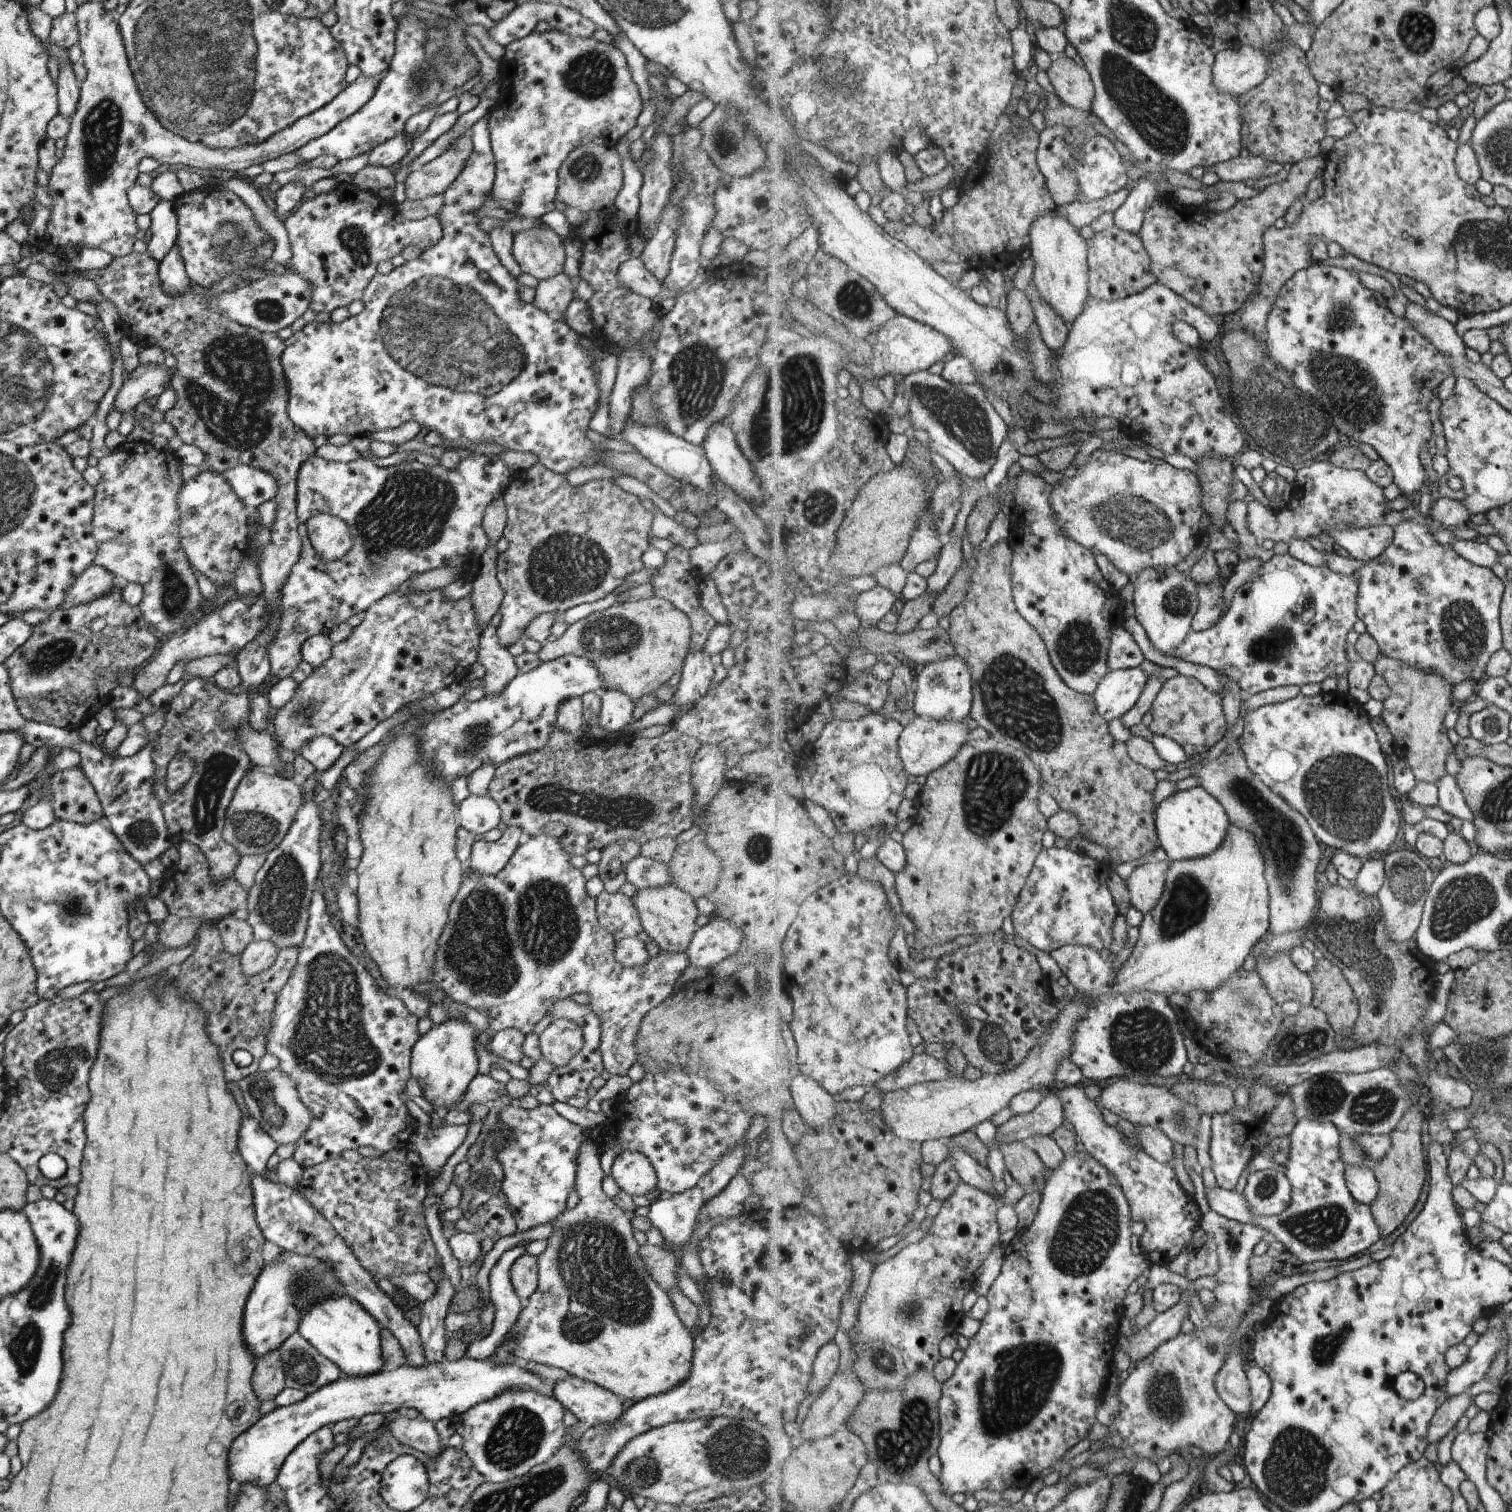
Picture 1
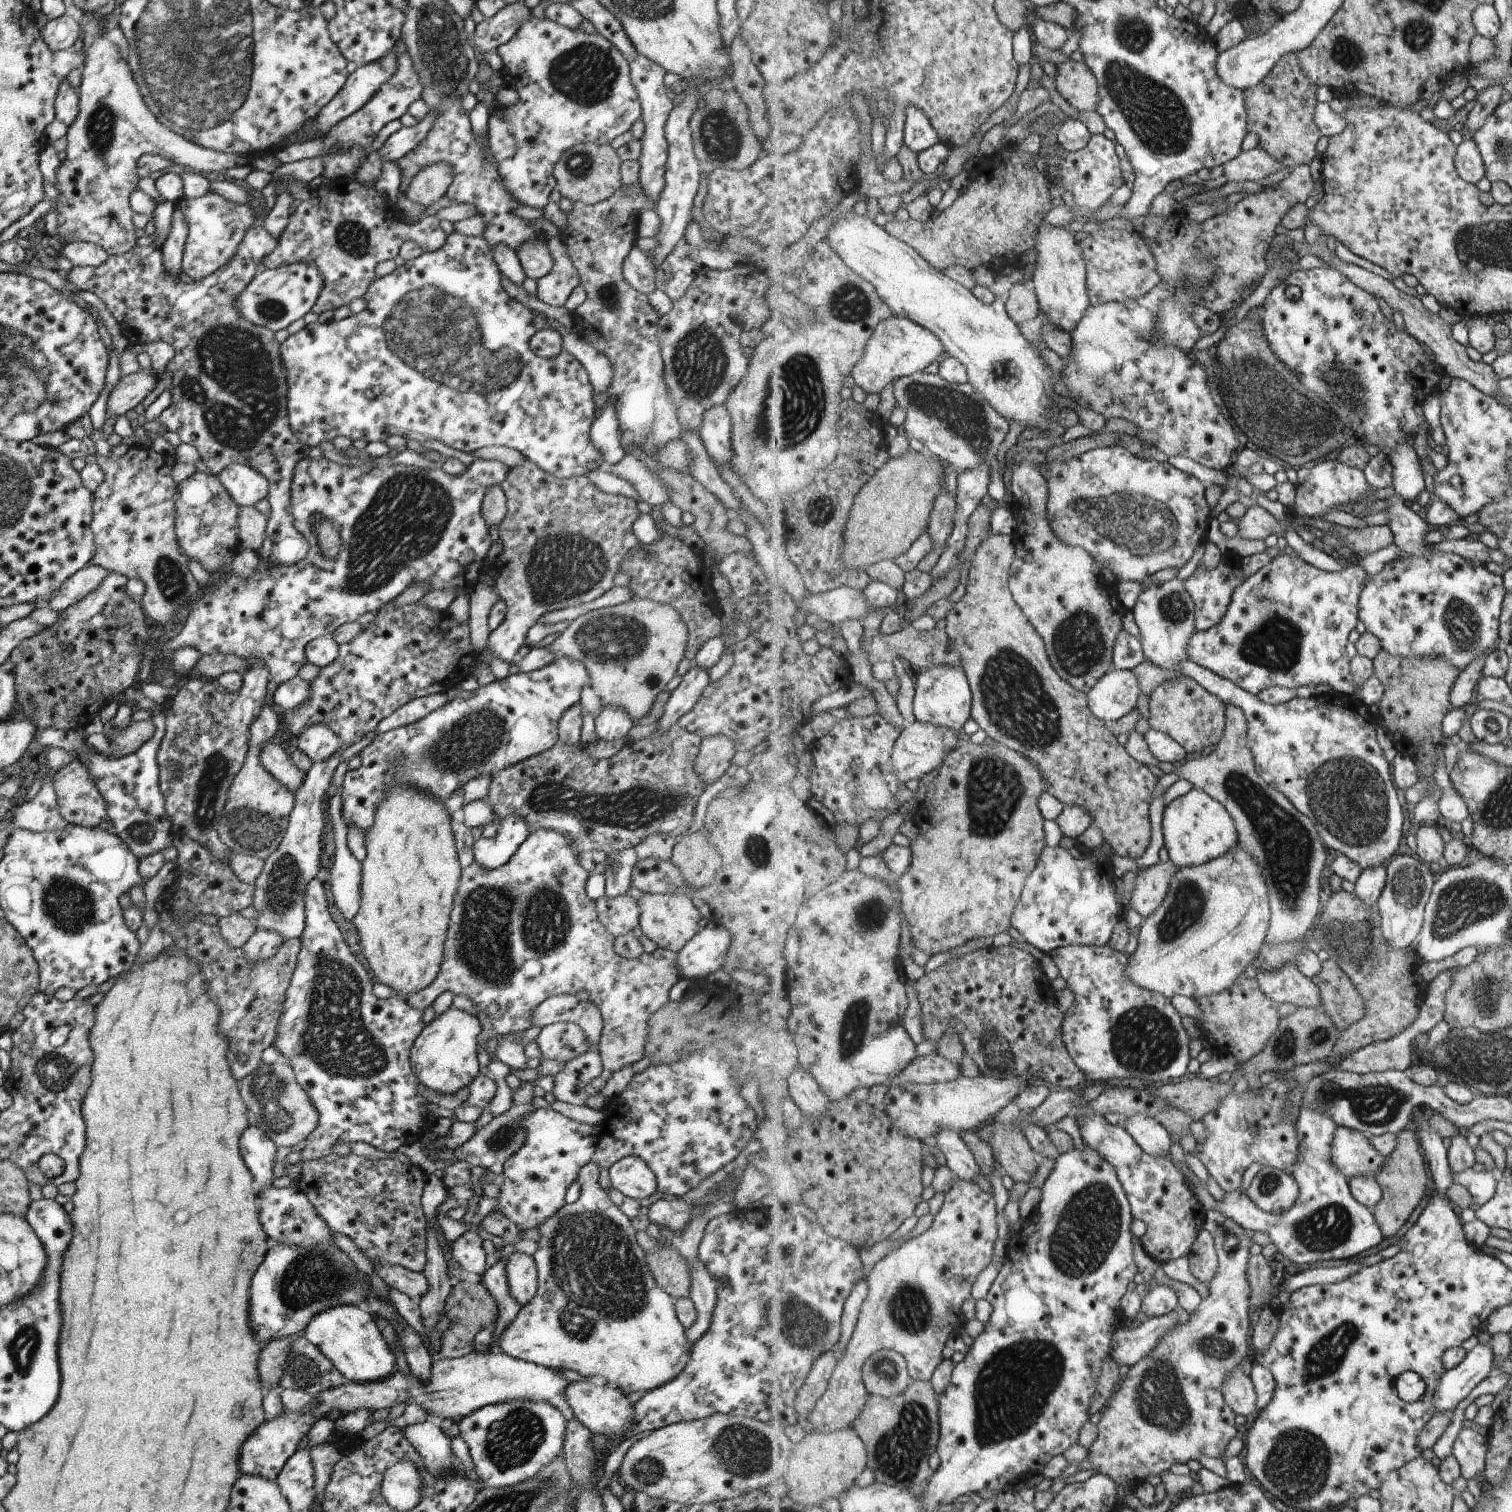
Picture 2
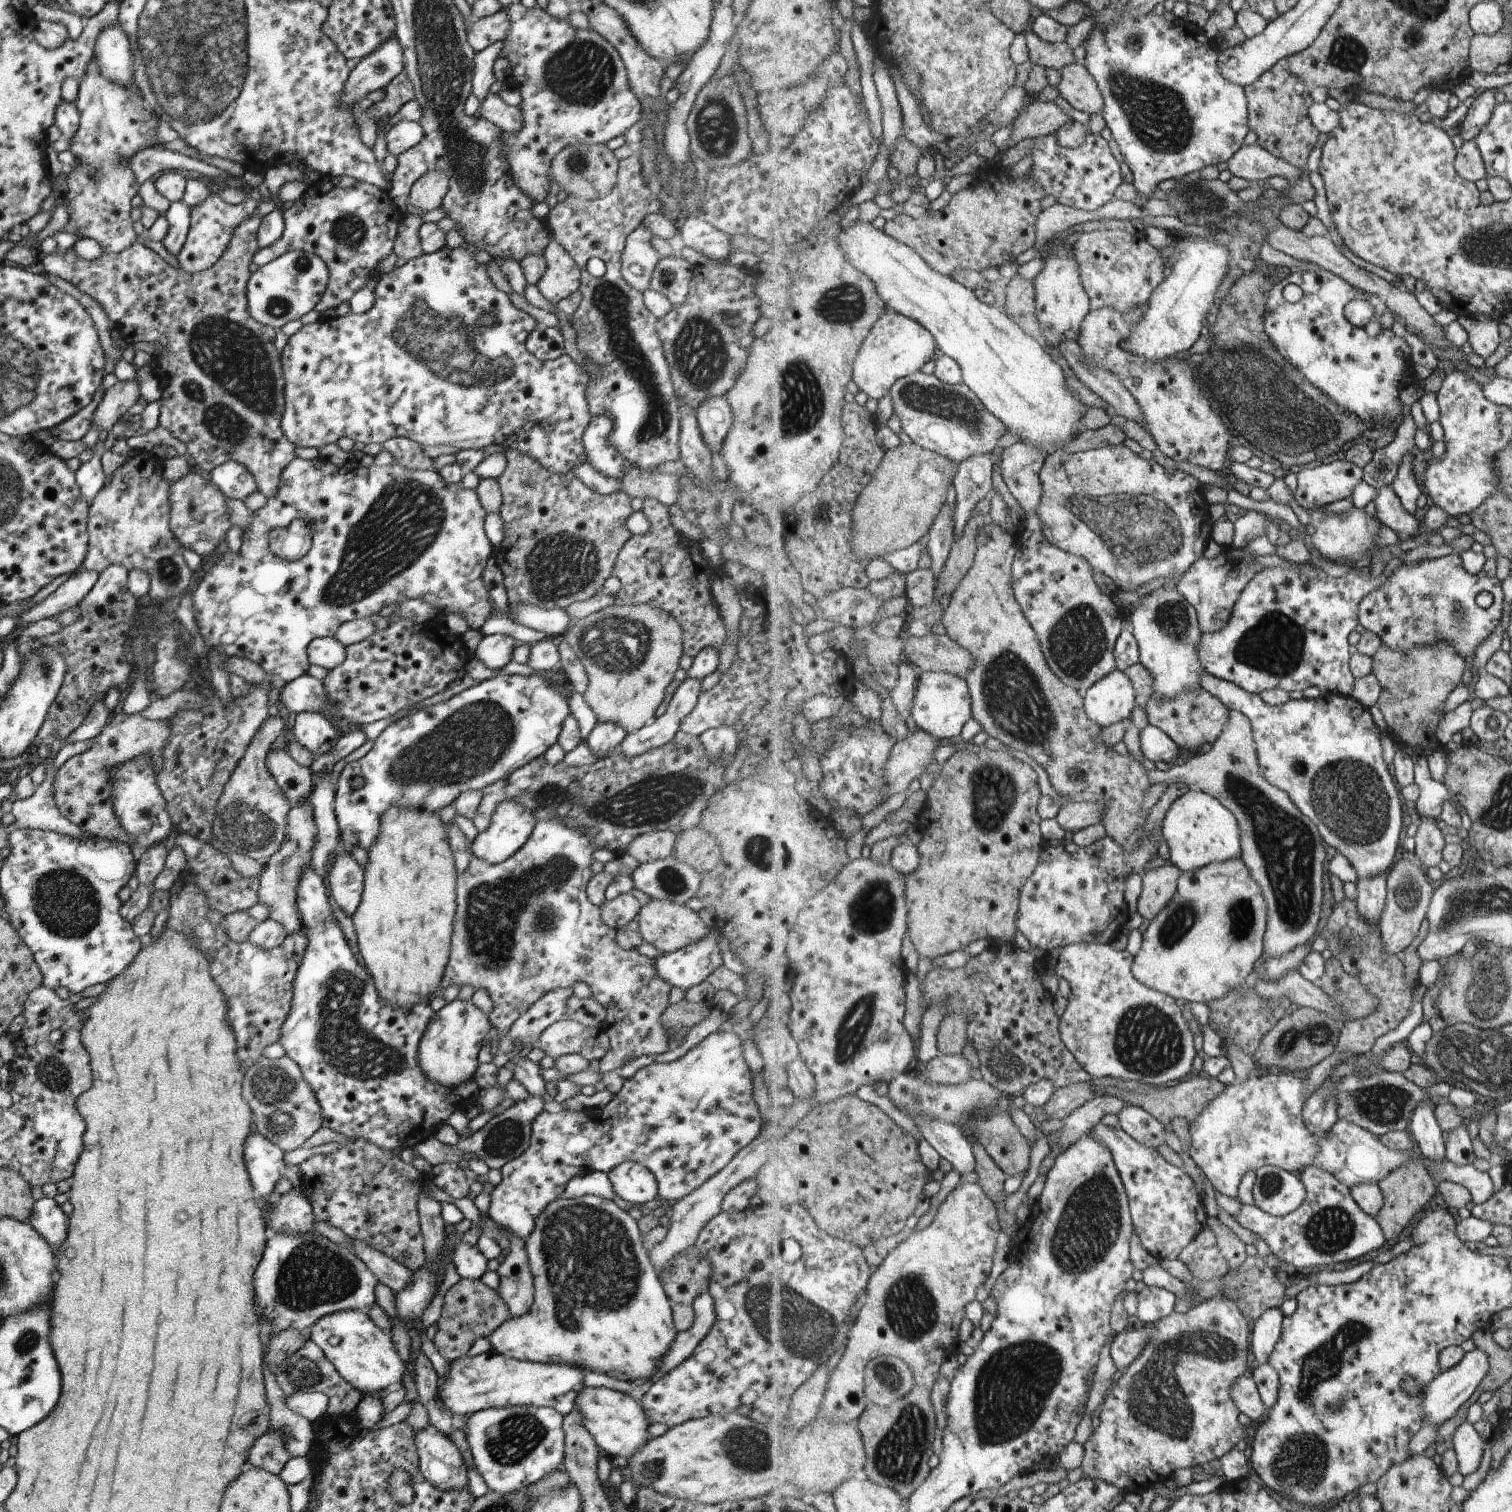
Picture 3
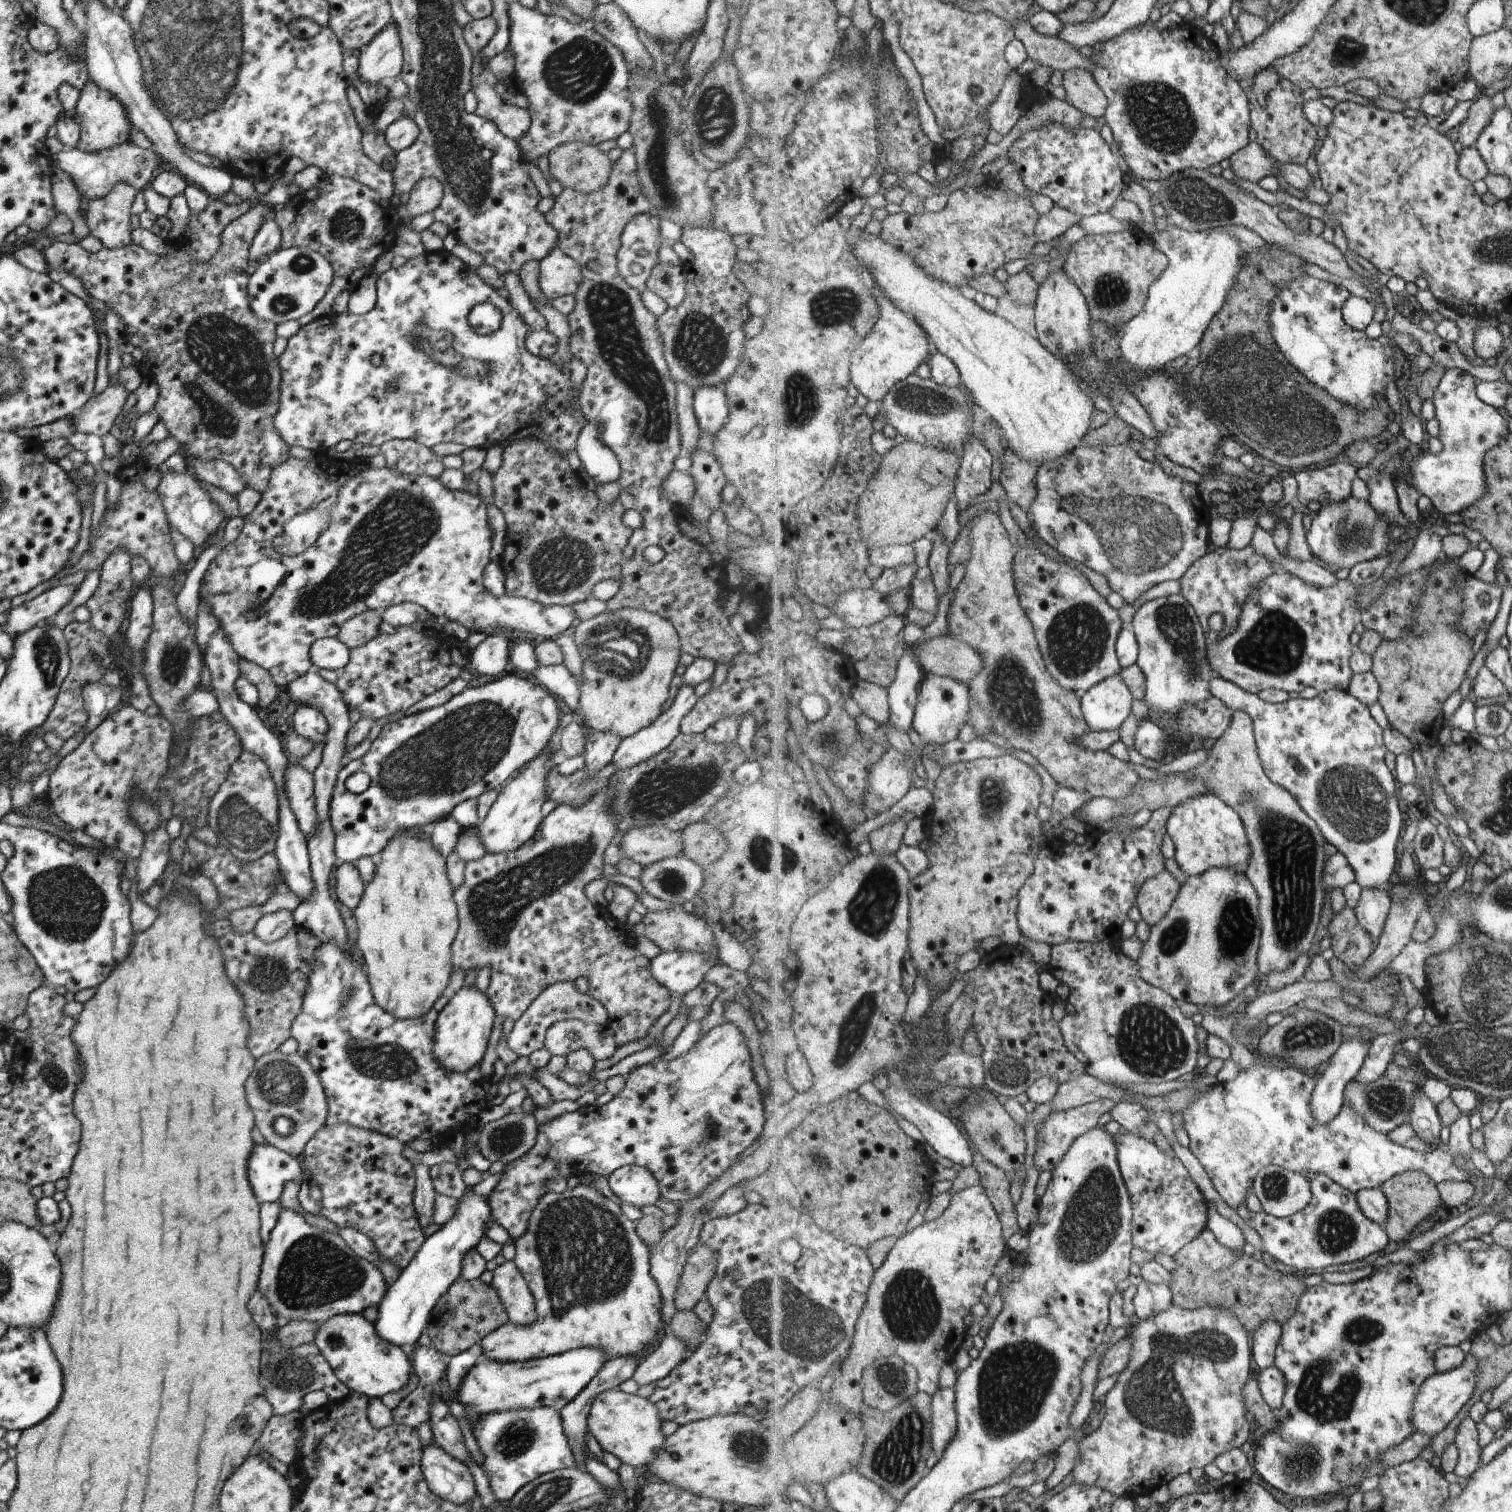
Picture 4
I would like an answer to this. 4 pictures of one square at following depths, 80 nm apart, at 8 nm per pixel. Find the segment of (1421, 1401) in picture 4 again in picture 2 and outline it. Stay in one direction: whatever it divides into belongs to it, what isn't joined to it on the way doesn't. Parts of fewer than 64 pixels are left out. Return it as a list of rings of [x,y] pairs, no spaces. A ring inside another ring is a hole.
[[[1479,1343],[1470,1350],[1467,1357],[1459,1366],[1449,1369],[1443,1374],[1439,1386],[1435,1388],[1435,1412],[1451,1412],[1457,1408],[1461,1400],[1465,1400],[1477,1384],[1493,1375],[1495,1369],[1495,1355],[1493,1344]]]

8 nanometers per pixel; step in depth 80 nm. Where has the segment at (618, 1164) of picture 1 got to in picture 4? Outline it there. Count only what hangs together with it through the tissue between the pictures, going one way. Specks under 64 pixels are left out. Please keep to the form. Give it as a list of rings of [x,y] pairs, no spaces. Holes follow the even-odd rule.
[[[625,1165],[606,1177],[609,1189],[622,1203],[641,1208],[660,1199],[655,1178],[638,1165]]]

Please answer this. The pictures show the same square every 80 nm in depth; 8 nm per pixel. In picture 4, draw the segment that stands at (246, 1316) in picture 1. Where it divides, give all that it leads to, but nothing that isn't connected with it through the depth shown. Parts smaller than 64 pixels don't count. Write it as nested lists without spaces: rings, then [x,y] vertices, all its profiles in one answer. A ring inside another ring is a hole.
[[[289,1208],[279,1210],[269,1240],[263,1246],[263,1262],[257,1280],[257,1290],[271,1304],[278,1323],[287,1323],[289,1320],[321,1323],[335,1315],[361,1314],[365,1308],[375,1306],[382,1300],[386,1288],[381,1272],[373,1264],[365,1262],[365,1258],[353,1254],[337,1234],[309,1225],[304,1217]]]

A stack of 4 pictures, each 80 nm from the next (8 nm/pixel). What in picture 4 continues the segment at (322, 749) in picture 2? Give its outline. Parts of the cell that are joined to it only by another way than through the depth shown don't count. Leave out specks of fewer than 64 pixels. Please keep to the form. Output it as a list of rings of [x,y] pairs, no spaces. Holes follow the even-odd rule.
[[[299,704],[295,712],[288,718],[288,723],[295,734],[311,740],[313,745],[321,744],[328,732],[325,716],[319,710],[315,710],[313,706]]]

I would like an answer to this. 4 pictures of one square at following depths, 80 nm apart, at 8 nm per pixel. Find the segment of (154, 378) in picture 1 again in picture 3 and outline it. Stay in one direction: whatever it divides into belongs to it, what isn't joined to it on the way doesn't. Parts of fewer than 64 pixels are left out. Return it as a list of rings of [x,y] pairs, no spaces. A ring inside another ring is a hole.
[[[115,382],[103,392],[97,408],[91,413],[89,430],[96,429],[99,433],[110,430],[115,422],[128,410],[137,410],[136,400],[139,398],[137,382]]]

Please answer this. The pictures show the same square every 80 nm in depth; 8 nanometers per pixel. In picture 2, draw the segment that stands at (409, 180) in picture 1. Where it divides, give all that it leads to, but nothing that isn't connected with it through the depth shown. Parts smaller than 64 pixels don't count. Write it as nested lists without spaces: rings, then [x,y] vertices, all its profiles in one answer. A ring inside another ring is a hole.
[[[445,162],[429,164],[411,178],[411,182],[405,190],[405,197],[409,202],[421,204],[427,208],[445,195],[452,179],[449,164],[445,164]]]

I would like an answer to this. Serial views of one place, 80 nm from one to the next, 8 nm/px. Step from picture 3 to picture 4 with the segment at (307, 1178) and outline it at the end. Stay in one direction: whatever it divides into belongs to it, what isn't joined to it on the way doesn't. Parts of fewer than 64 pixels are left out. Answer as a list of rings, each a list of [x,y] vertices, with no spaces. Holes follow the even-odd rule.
[[[333,1124],[324,1125],[302,1151],[305,1156],[303,1164],[309,1172],[309,1178],[321,1190],[321,1216],[338,1228],[353,1228],[365,1234],[377,1250],[379,1258],[389,1260],[399,1270],[409,1264],[425,1240],[414,1210],[415,1176],[409,1161],[402,1155],[403,1148],[403,1142],[397,1138],[349,1124]]]

